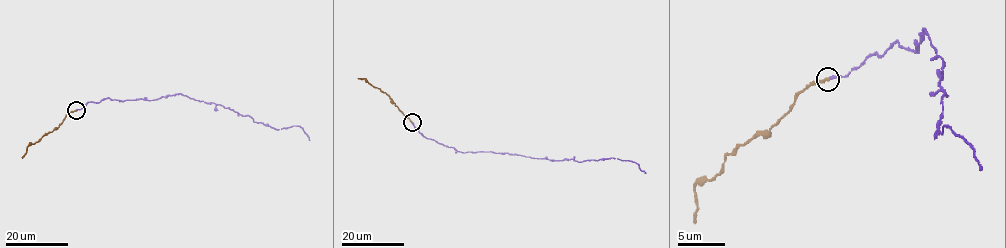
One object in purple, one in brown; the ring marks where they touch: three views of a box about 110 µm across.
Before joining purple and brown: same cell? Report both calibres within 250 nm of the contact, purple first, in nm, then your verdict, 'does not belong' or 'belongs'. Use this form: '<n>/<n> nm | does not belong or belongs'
280/240 nm | belongs

